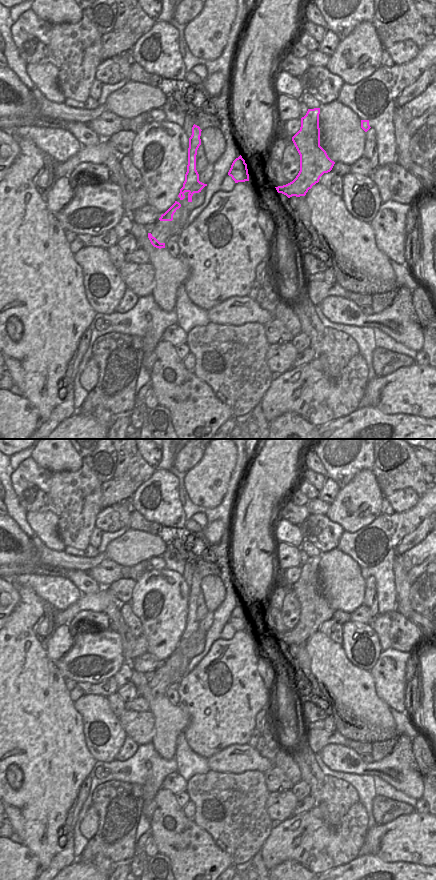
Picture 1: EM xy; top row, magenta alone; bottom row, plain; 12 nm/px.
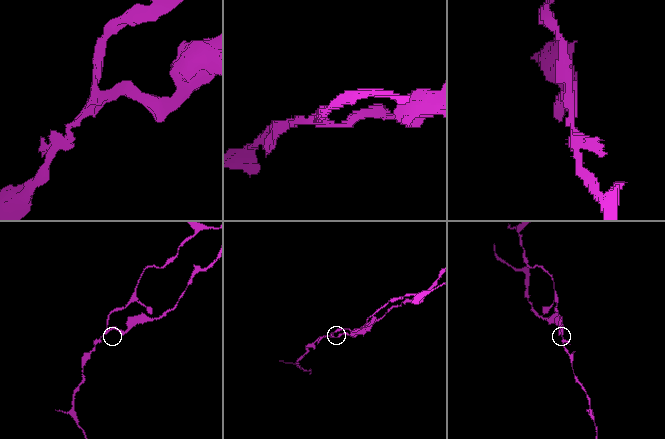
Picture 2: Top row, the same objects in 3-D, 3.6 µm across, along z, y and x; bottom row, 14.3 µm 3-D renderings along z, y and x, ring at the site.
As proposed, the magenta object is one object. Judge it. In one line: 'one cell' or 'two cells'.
two cells

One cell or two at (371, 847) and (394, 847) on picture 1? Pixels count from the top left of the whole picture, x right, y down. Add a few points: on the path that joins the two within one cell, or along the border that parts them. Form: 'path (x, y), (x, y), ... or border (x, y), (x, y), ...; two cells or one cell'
path (377, 847), (380, 850), (383, 847), (388, 847); one cell

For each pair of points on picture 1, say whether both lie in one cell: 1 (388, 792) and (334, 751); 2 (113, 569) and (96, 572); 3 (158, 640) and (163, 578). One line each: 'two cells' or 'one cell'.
1: two cells
2: one cell
3: one cell

